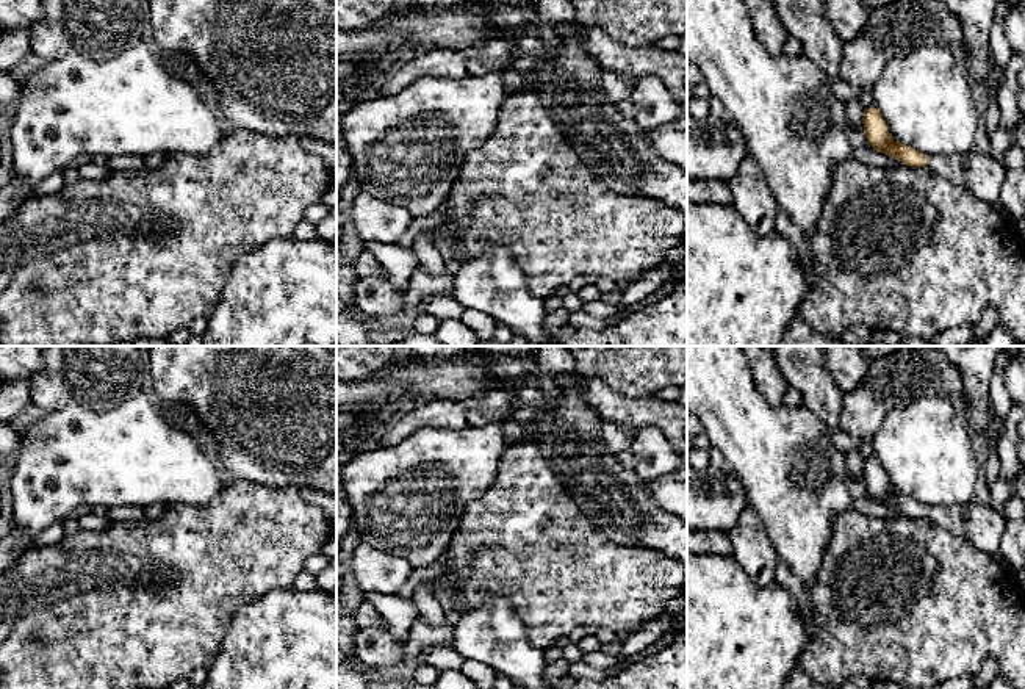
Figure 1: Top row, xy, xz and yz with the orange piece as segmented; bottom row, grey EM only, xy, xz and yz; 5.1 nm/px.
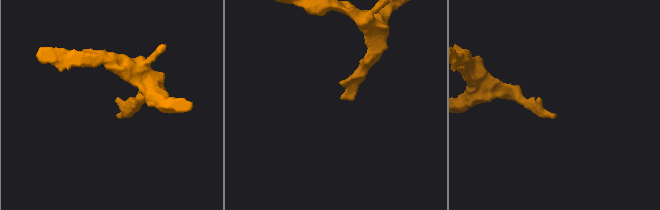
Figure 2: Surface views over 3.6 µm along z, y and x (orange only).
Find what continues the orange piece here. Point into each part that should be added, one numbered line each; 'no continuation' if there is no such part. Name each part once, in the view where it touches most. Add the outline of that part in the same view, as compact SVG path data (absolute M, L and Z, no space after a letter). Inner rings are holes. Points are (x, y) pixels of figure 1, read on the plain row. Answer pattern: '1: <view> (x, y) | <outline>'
1: yz (981, 525) | M969 501L953 506L928 506L926 518L980 550L998 554L1006 518L989 504Z

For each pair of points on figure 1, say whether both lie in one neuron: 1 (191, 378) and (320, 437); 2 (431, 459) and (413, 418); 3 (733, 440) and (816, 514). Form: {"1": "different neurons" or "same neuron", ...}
{"1": "same neuron", "2": "different neurons", "3": "same neuron"}

